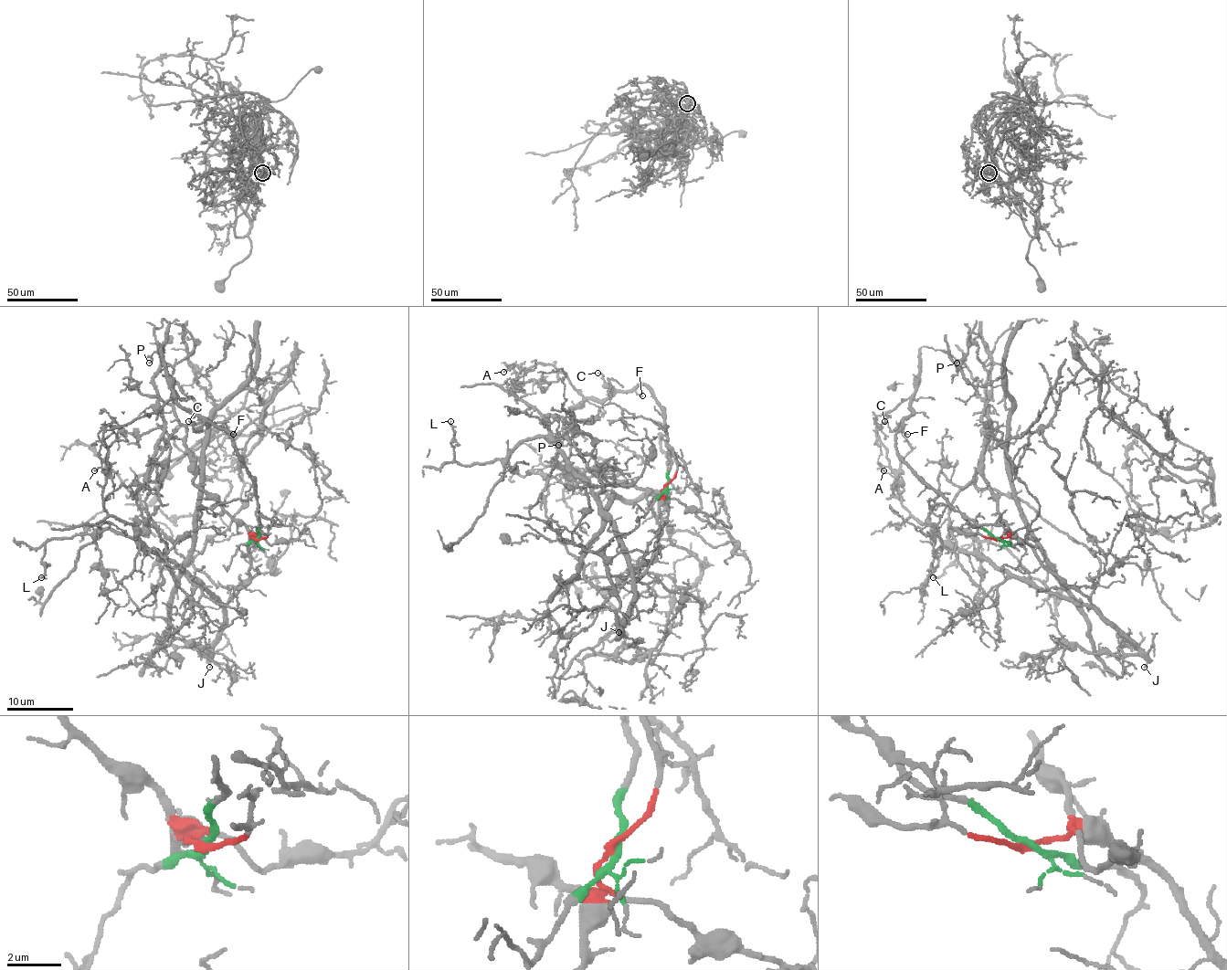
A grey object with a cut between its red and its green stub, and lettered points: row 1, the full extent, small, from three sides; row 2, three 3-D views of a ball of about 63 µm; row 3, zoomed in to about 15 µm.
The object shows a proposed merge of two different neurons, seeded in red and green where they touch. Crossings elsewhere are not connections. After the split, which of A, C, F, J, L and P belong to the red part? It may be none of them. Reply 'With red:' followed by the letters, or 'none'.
With red: J, L

